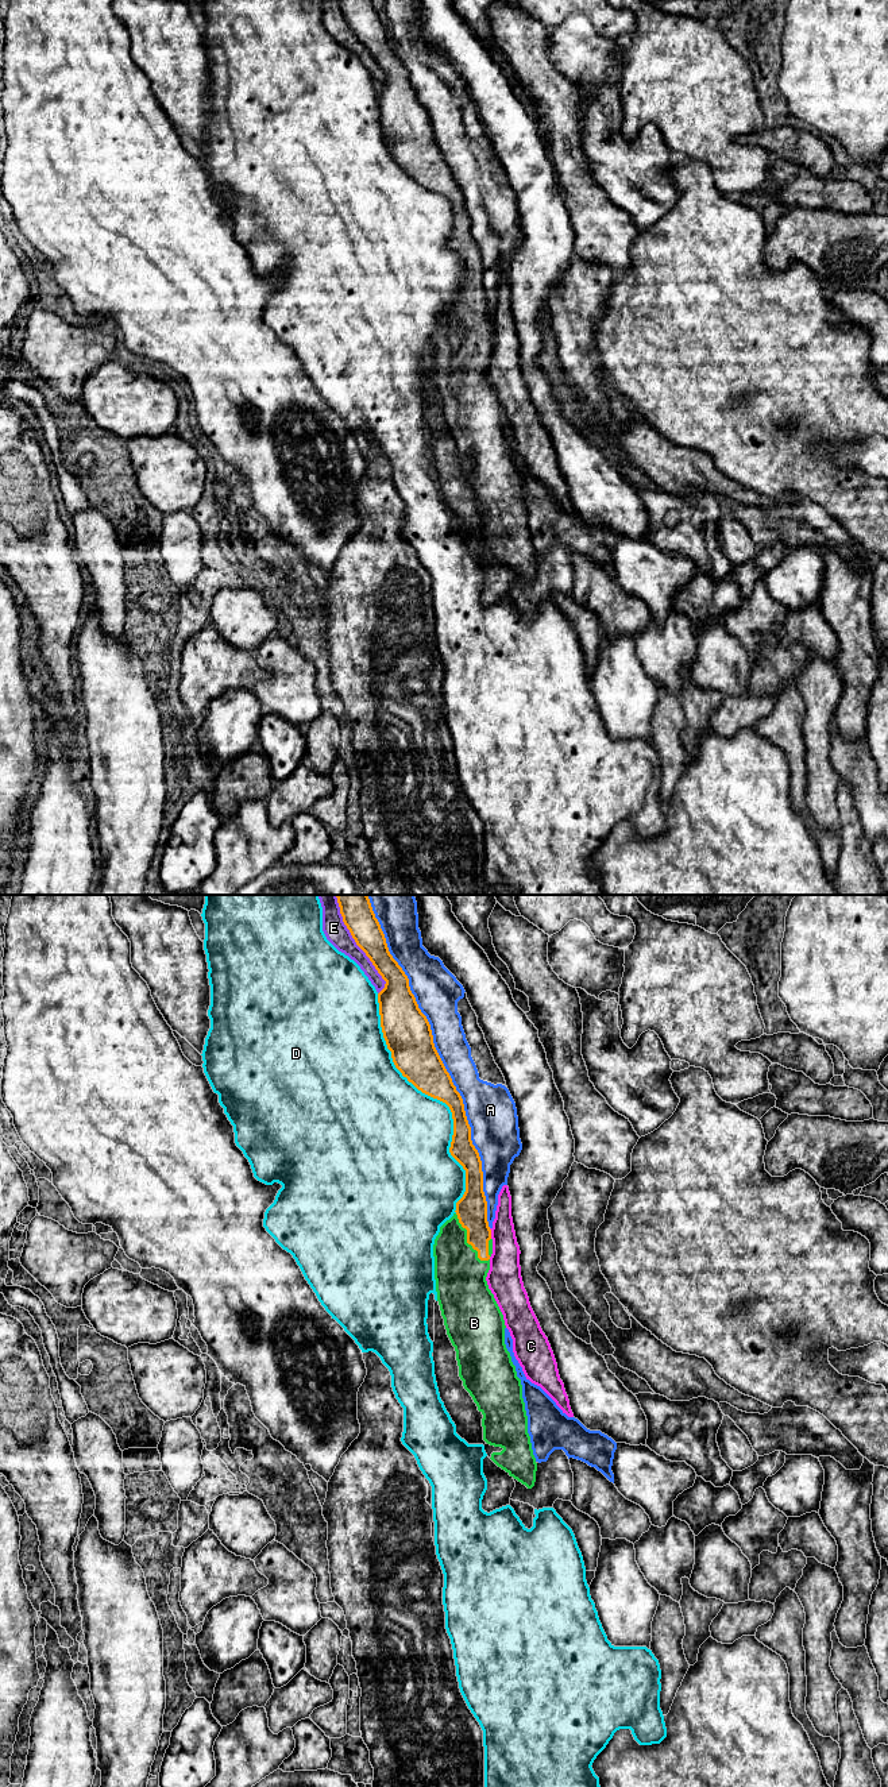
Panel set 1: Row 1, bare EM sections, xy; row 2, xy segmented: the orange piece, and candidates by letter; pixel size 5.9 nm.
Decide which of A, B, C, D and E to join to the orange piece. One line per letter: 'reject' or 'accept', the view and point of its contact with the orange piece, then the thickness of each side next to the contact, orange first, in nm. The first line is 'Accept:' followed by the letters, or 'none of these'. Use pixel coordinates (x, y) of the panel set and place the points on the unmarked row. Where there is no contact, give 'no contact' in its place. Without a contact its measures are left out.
Accept: B
A: reject; contact xy (444, 161); calibres 260 and 190 nm
B: accept; contact xy (467, 334); calibres 190 and 300 nm
C: reject; contact xy (490, 327); calibres 190 and 190 nm
D: reject; contact xy (437, 192); calibres 240 and 480 nm
E: reject; contact xy (362, 42); calibres 180 and 140 nm

